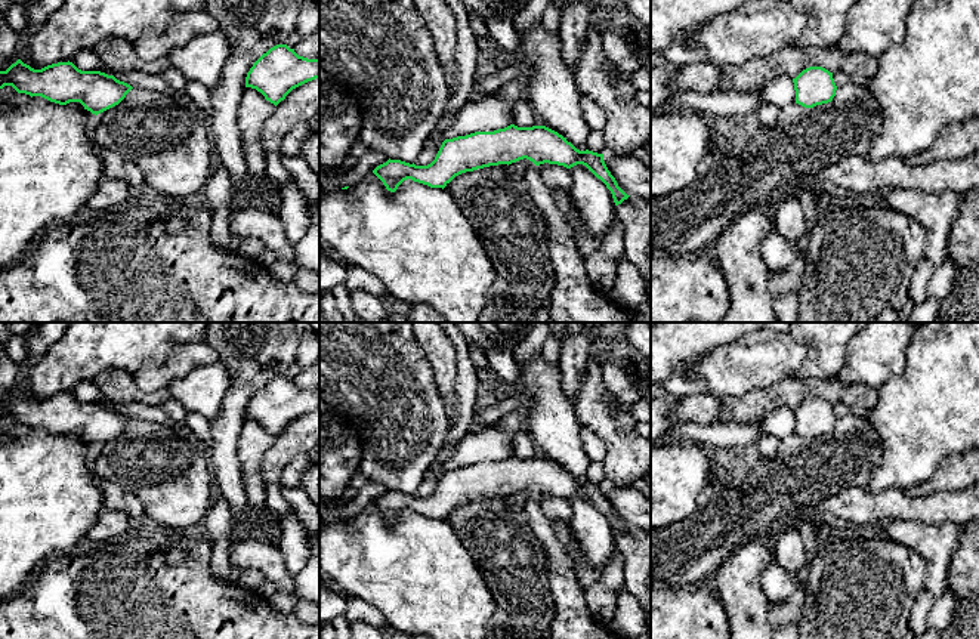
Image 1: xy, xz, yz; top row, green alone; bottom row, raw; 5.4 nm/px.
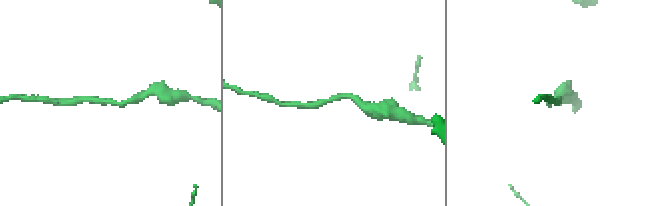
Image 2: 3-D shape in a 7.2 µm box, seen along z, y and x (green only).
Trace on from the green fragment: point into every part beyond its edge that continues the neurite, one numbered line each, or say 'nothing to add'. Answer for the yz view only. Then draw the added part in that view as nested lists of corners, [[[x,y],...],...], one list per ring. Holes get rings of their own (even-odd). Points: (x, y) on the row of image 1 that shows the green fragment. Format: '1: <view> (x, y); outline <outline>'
nothing to add

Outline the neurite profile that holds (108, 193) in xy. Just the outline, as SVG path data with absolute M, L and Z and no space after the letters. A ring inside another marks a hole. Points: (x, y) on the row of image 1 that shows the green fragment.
M102 178L87 200L86 207L93 213L106 210L117 204L129 203L130 186L120 179Z

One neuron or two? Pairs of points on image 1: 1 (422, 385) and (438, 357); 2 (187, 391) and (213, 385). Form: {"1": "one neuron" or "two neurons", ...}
{"1": "two neurons", "2": "one neuron"}

